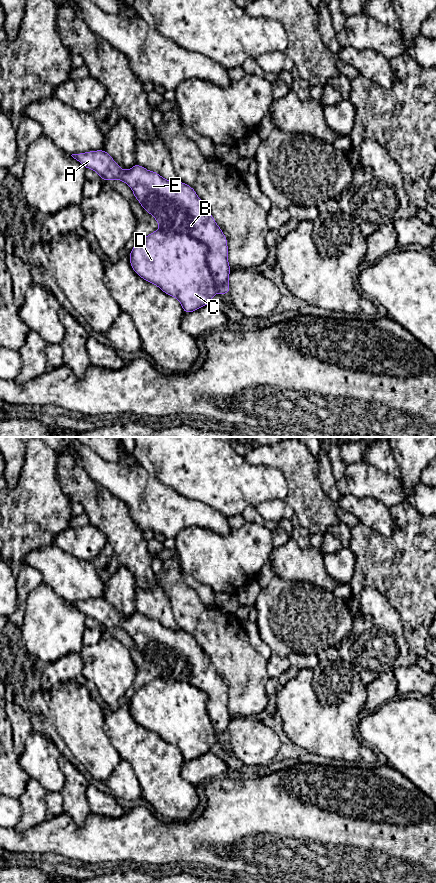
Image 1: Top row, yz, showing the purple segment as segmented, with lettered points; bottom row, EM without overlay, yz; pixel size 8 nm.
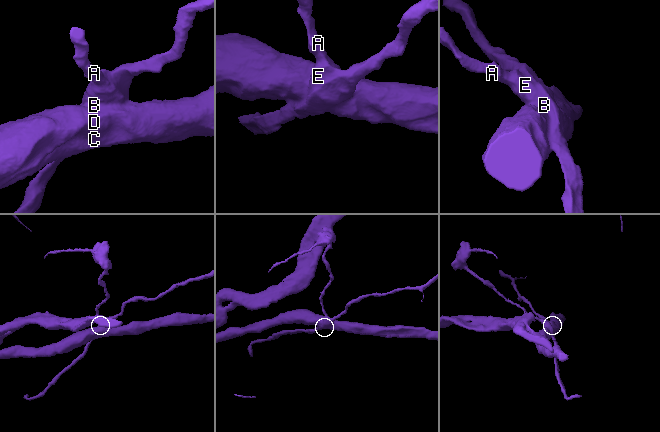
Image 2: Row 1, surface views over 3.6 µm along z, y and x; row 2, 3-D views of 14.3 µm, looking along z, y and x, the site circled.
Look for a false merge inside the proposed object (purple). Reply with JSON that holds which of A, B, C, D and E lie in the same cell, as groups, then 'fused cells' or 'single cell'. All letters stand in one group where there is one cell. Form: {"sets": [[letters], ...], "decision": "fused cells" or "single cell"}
{"sets": [["A", "B", "E"], ["C", "D"]], "decision": "fused cells"}

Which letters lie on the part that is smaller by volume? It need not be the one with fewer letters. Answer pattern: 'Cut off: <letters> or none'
Cut off: A, B, E

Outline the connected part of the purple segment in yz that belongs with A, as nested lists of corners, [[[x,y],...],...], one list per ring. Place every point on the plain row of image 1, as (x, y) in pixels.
[[[105,598],[71,604],[85,616],[98,621],[102,628],[125,630],[143,657],[156,667],[160,677],[187,682],[202,690],[208,696],[207,713],[216,741],[229,742],[231,716],[227,686],[191,634],[164,627],[137,611],[129,618],[123,618]]]

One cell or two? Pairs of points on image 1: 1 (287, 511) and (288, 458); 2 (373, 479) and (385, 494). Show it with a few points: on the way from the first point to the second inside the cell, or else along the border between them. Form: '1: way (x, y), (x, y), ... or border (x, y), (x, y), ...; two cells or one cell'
1: border (284, 500), (294, 513); two cells
2: way (377, 483), (384, 490); one cell

